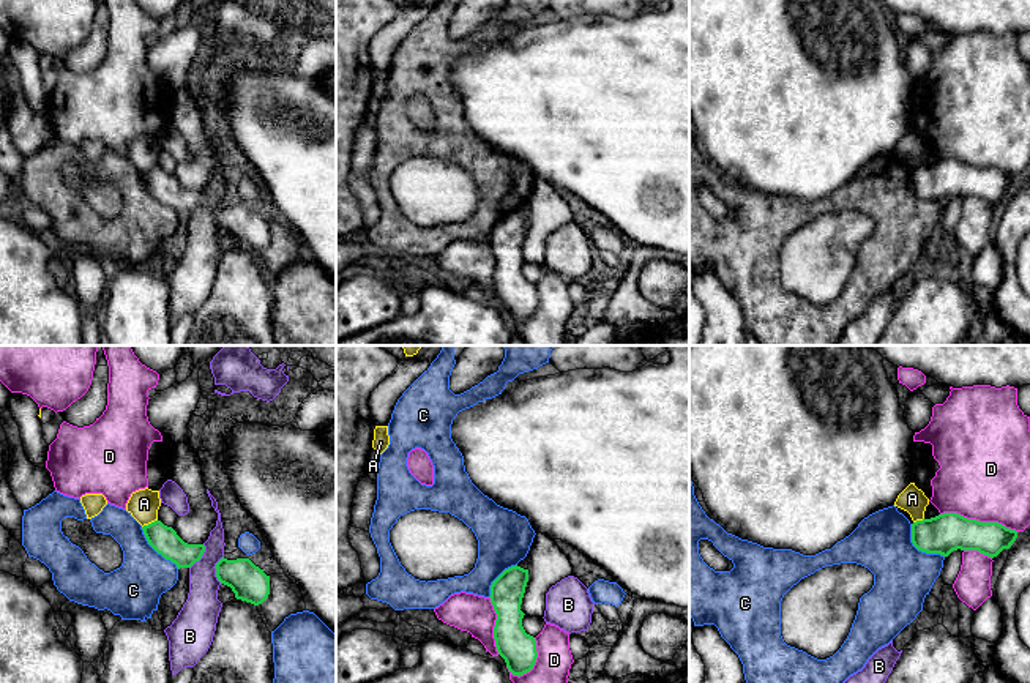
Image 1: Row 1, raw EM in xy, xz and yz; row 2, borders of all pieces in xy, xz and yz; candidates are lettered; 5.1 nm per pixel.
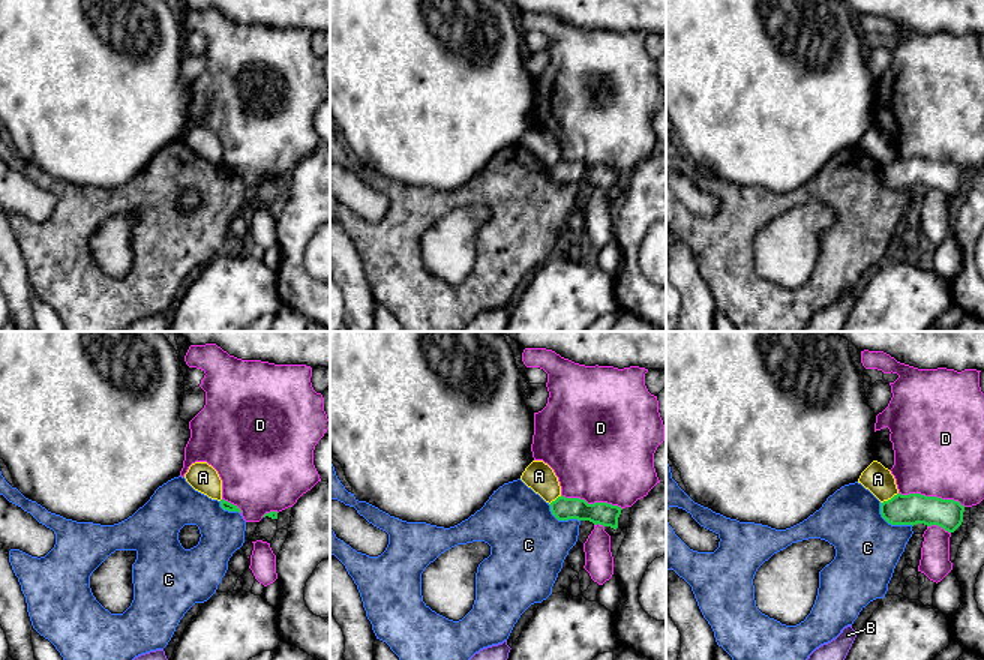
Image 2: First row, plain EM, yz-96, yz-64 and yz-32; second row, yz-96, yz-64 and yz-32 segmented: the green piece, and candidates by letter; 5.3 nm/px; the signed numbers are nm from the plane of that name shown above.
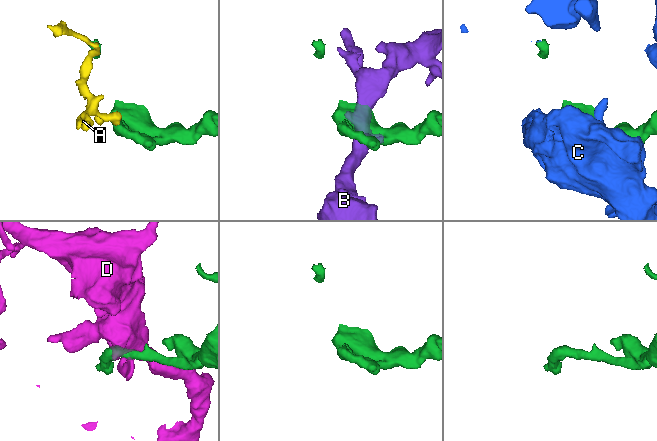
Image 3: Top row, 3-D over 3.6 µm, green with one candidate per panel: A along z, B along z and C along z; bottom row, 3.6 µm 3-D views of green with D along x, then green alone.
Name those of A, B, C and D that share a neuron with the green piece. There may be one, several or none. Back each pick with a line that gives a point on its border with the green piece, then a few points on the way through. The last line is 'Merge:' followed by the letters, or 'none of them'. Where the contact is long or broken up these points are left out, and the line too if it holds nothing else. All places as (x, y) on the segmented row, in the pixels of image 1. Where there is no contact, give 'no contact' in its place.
Merge: none of them

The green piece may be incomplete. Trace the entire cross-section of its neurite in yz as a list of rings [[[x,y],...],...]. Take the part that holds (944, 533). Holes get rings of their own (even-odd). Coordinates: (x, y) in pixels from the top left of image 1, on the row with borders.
[[[943,513],[912,524],[912,543],[926,554],[948,557],[953,551],[978,551],[991,558],[1009,549],[1017,532],[998,522],[980,522],[957,513]]]

